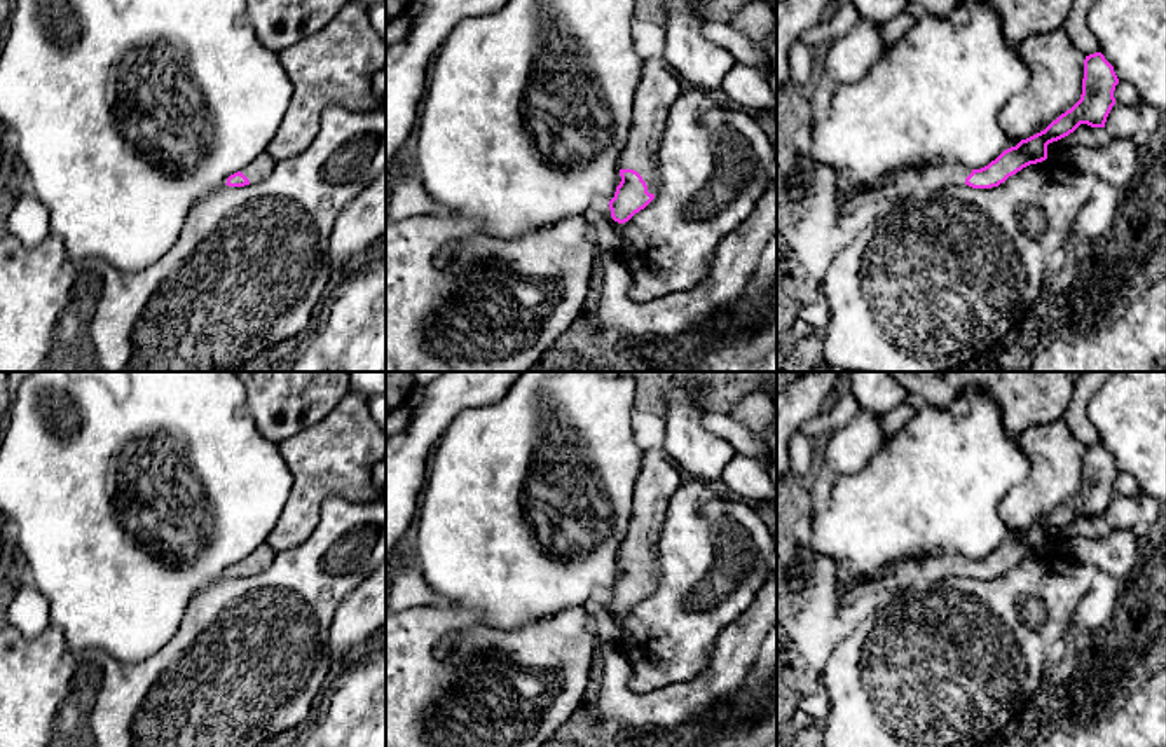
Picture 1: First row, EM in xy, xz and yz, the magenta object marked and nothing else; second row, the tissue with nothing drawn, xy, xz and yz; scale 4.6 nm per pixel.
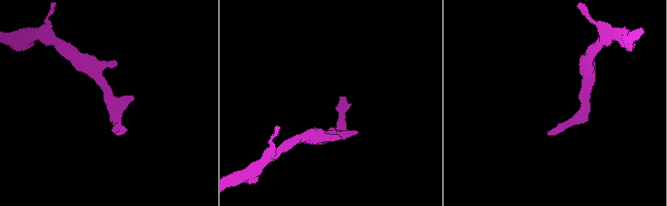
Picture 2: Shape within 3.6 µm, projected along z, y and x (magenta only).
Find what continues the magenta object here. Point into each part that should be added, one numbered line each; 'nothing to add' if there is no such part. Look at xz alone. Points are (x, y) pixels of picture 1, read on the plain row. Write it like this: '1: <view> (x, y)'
1: xz (658, 479)

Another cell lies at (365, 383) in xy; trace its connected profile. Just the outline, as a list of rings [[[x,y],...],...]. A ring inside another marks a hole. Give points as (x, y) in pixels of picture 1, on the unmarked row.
[[[347,372],[349,387],[363,396],[386,394],[386,372]]]

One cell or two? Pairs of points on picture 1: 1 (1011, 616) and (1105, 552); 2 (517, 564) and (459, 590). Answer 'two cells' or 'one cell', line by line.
1: two cells
2: one cell

